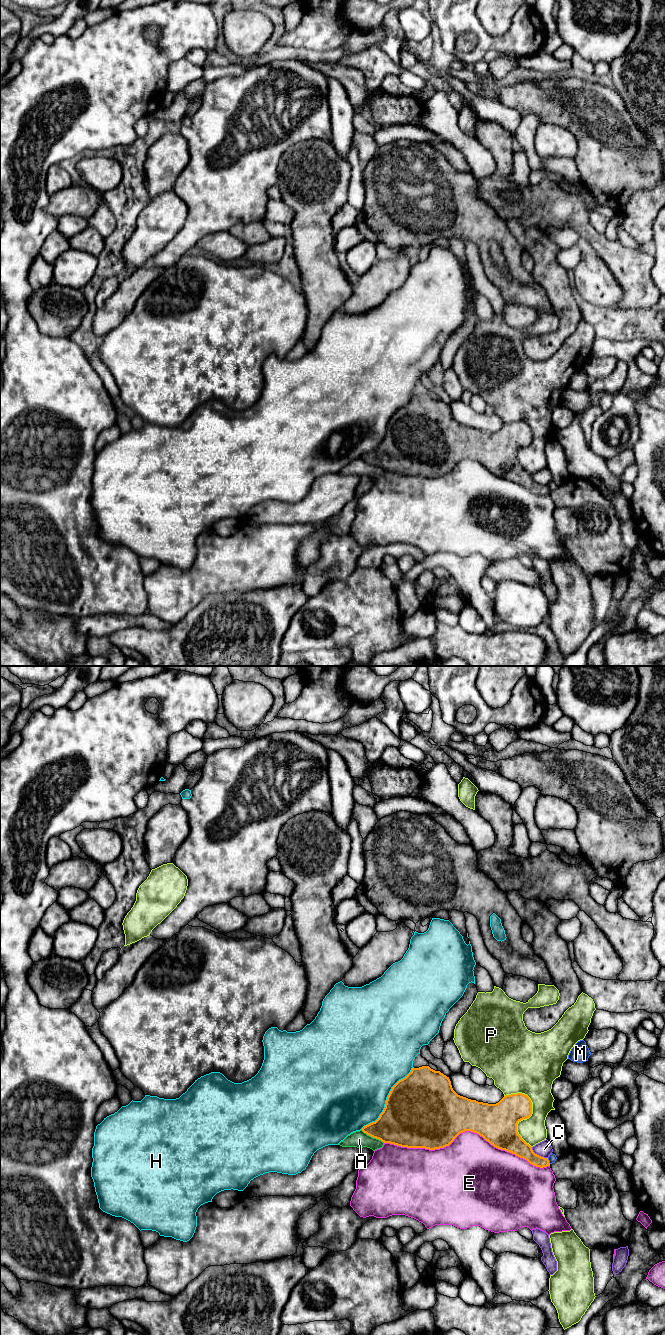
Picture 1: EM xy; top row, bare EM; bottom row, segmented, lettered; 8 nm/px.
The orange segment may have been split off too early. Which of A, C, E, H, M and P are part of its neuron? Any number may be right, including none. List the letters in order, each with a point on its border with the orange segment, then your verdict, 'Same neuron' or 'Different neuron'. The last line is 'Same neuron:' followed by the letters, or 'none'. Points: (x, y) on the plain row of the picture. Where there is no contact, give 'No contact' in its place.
A: Touches orange at xy (373, 465). Different neuron
C: Touches orange at xy (538, 483). Different neuron
E: Touches orange at xy (467, 458). Different neuron
H: Touches orange at xy (386, 428). Different neuron
M: Touches orange at xy (548, 489). Different neuron
P: Touches orange at xy (531, 441). Different neuron
Same neuron: none

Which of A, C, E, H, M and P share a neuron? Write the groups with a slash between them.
A / C / E M / H / P

